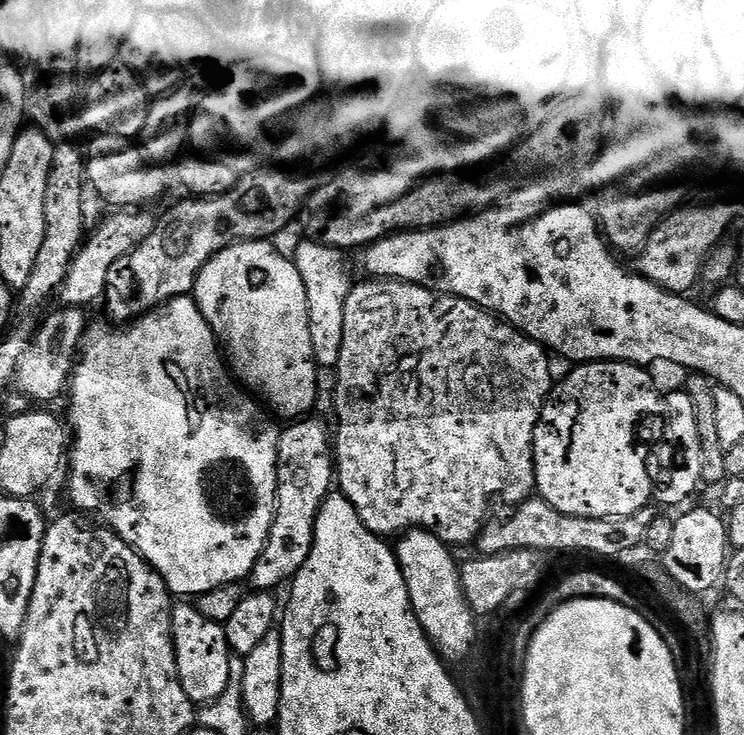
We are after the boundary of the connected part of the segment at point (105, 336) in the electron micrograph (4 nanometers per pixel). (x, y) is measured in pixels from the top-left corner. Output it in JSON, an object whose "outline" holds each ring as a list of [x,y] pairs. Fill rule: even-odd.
{"outline":[[[191,295],[171,300],[123,330],[113,330],[107,323],[104,324],[96,324],[93,328],[91,325],[87,329],[78,363],[72,373],[70,395],[67,397],[66,420],[74,433],[74,443],[70,448],[72,477],[68,480],[68,496],[76,507],[73,509],[80,514],[92,514],[96,508],[96,499],[100,496],[99,519],[119,534],[163,578],[173,597],[195,598],[206,594],[206,590],[214,590],[214,586],[247,581],[251,577],[254,562],[258,562],[262,554],[276,513],[276,471],[281,433],[281,429],[276,428],[277,421],[247,391],[242,390],[239,383],[234,382],[233,373],[222,355],[221,345]]]}

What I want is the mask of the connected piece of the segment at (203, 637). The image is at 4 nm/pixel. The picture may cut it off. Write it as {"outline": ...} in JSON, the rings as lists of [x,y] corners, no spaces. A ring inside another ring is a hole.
{"outline":[[[180,602],[172,609],[172,641],[176,651],[178,678],[182,682],[182,690],[192,699],[193,705],[203,706],[214,703],[227,690],[230,680],[230,662],[234,657],[232,647],[226,642],[224,625],[210,622],[210,618],[198,614],[195,603]]]}

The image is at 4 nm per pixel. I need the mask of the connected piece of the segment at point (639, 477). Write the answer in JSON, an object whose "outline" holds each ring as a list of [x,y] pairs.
{"outline":[[[609,360],[607,362],[584,362],[576,368],[564,381],[557,383],[552,391],[548,393],[548,399],[544,401],[544,409],[540,415],[540,421],[534,434],[532,443],[532,457],[536,463],[536,492],[539,499],[544,500],[554,510],[558,510],[567,516],[574,518],[618,518],[629,516],[638,510],[649,507],[652,496],[652,476],[648,473],[648,460],[644,452],[636,448],[636,427],[640,420],[647,416],[659,417],[662,412],[662,396],[656,393],[652,380],[647,376],[645,369],[638,364],[628,364],[624,360]]]}

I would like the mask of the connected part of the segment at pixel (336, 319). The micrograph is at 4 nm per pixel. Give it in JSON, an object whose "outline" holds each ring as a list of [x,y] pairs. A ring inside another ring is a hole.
{"outline":[[[301,239],[296,248],[294,263],[298,274],[302,274],[302,282],[306,286],[306,302],[308,303],[308,321],[310,322],[310,342],[312,343],[312,359],[321,369],[335,369],[338,358],[342,354],[342,334],[346,322],[346,298],[354,287],[354,279],[348,273],[348,260],[338,248],[327,248],[316,240]]]}

